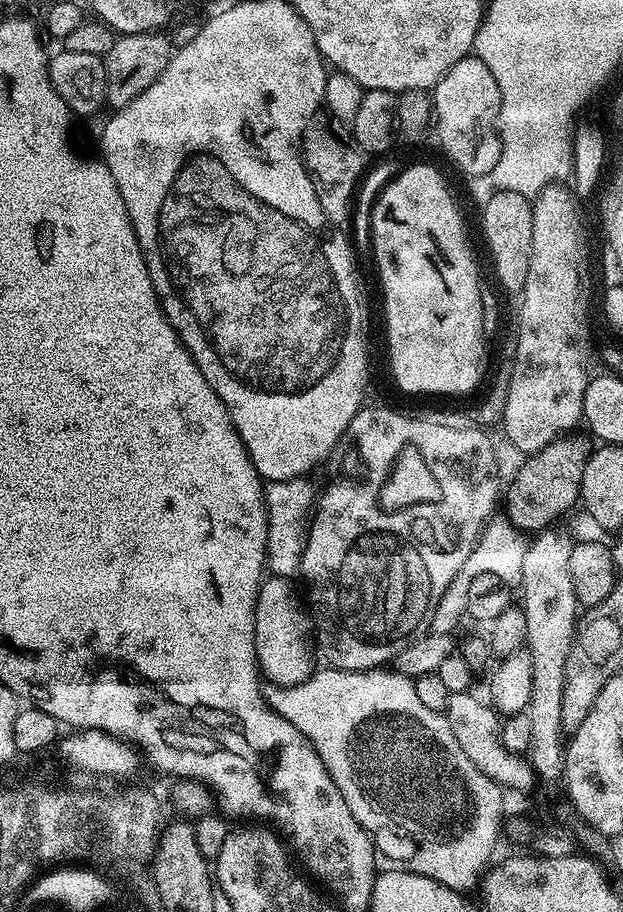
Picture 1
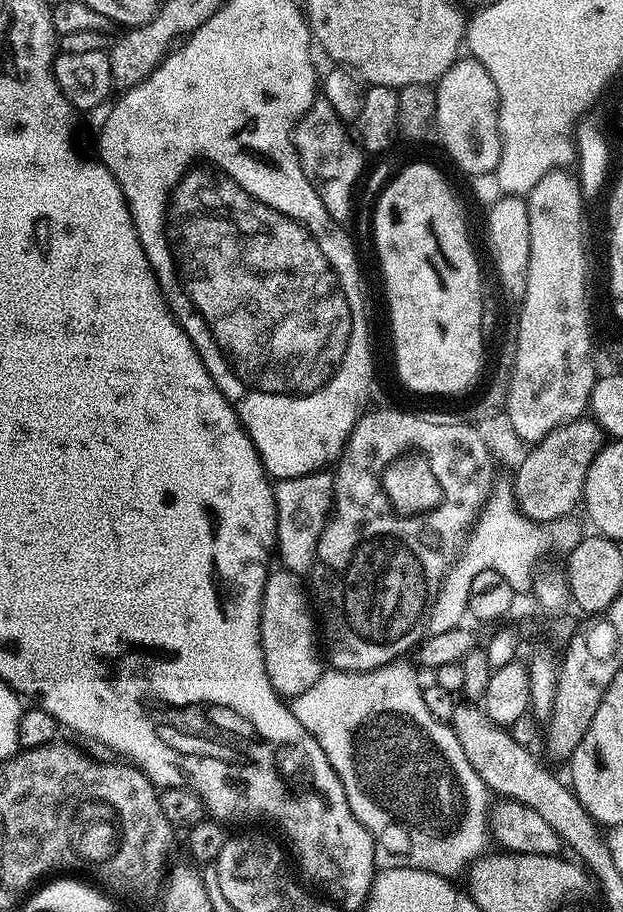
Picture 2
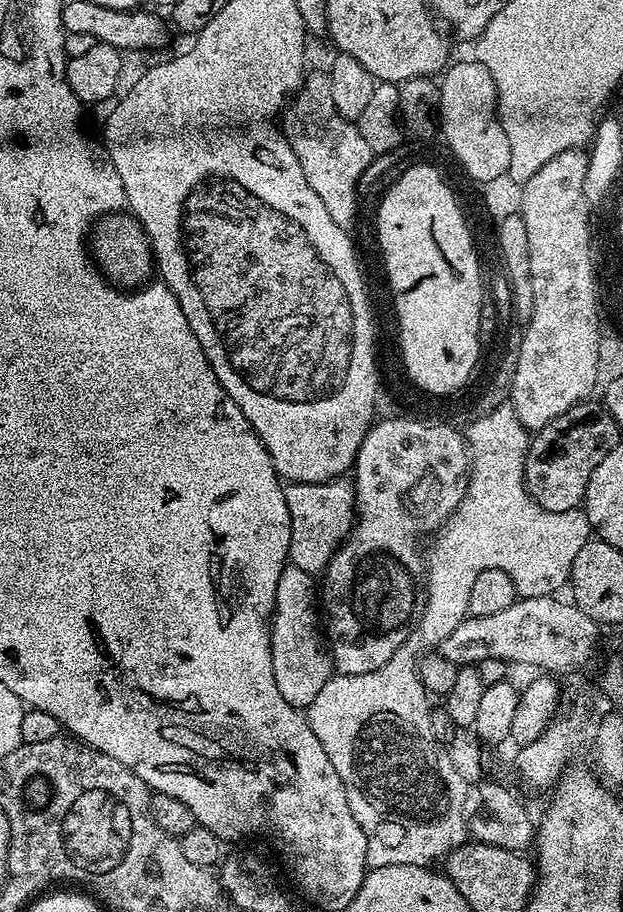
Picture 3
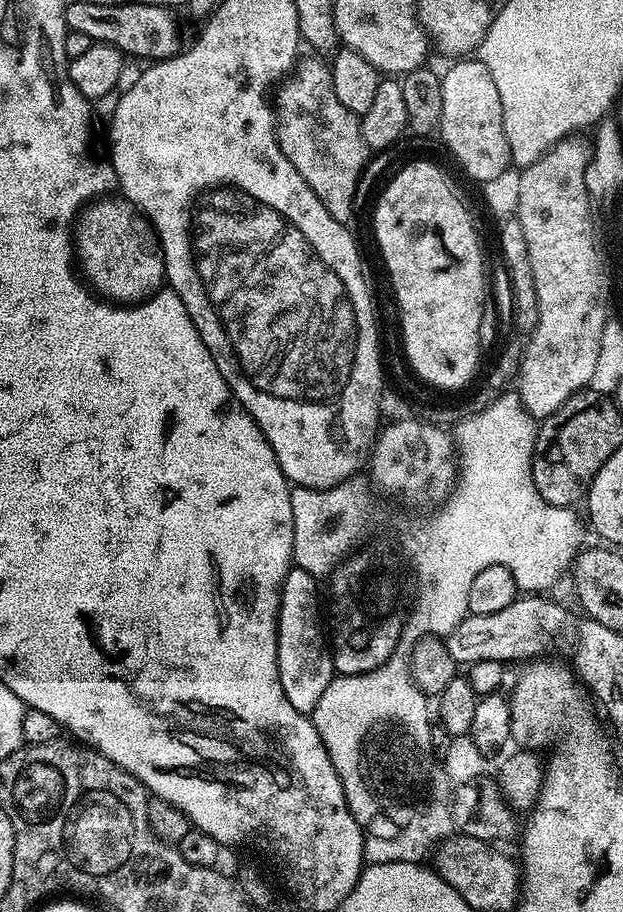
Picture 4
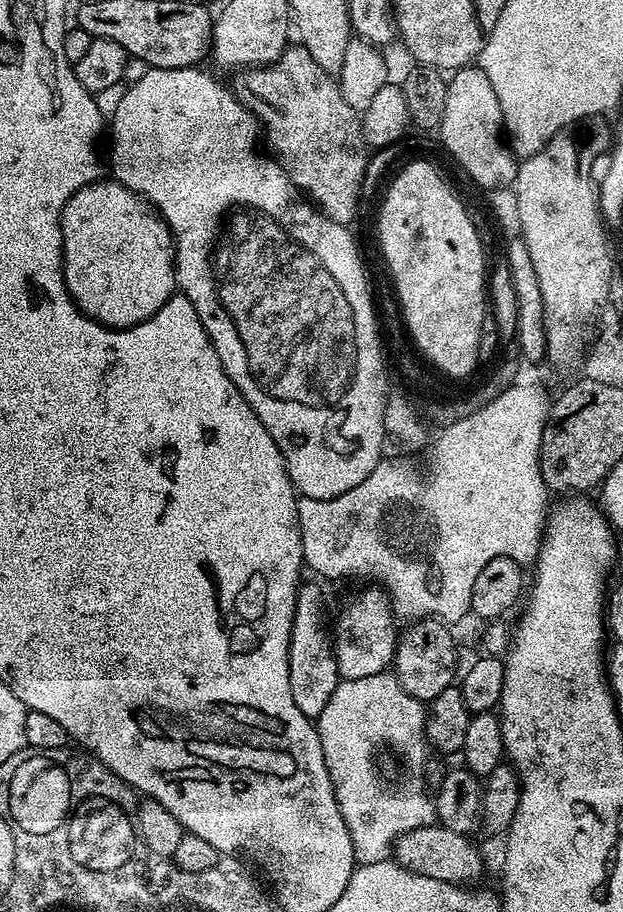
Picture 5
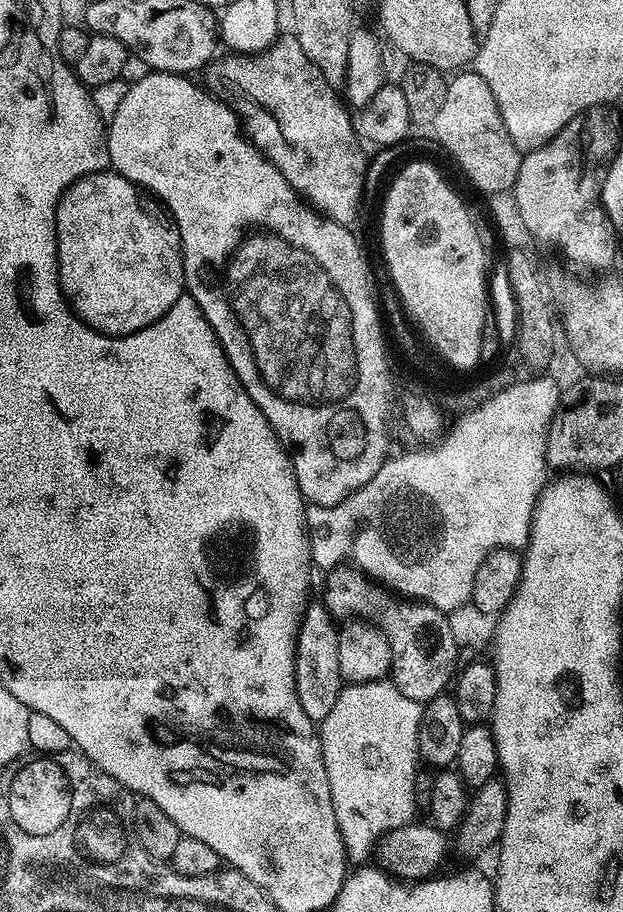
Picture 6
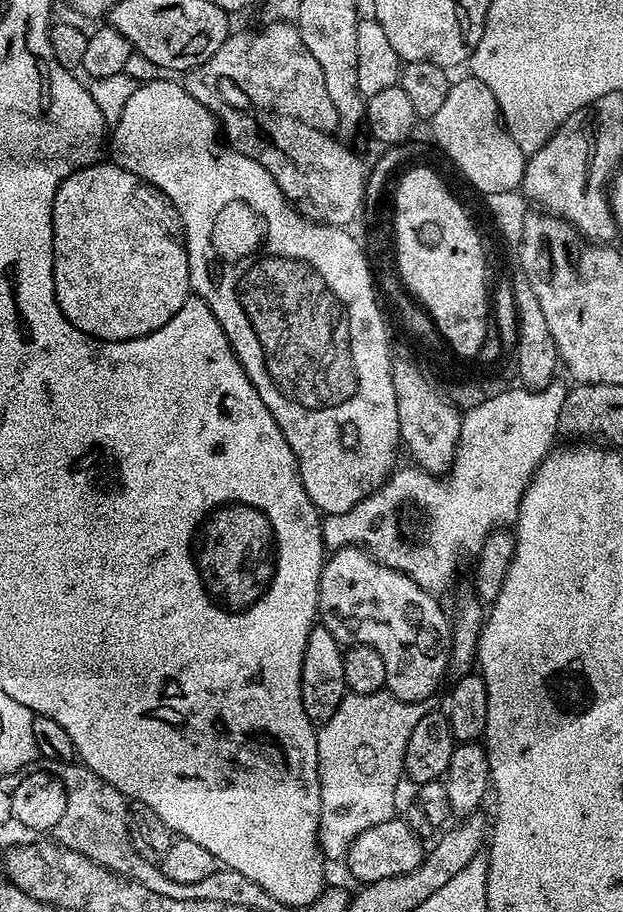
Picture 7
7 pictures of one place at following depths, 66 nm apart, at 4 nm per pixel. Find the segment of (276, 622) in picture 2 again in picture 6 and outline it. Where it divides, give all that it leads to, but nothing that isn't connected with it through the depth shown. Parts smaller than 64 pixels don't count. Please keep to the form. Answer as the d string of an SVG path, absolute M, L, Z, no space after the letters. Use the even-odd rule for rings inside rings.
M312 602L304 610L304 617L296 639L296 665L294 678L298 690L298 702L302 702L302 710L306 710L306 718L319 722L330 714L334 702L338 702L338 694L344 689L345 682L342 670L338 670L338 638L340 628L323 603Z

